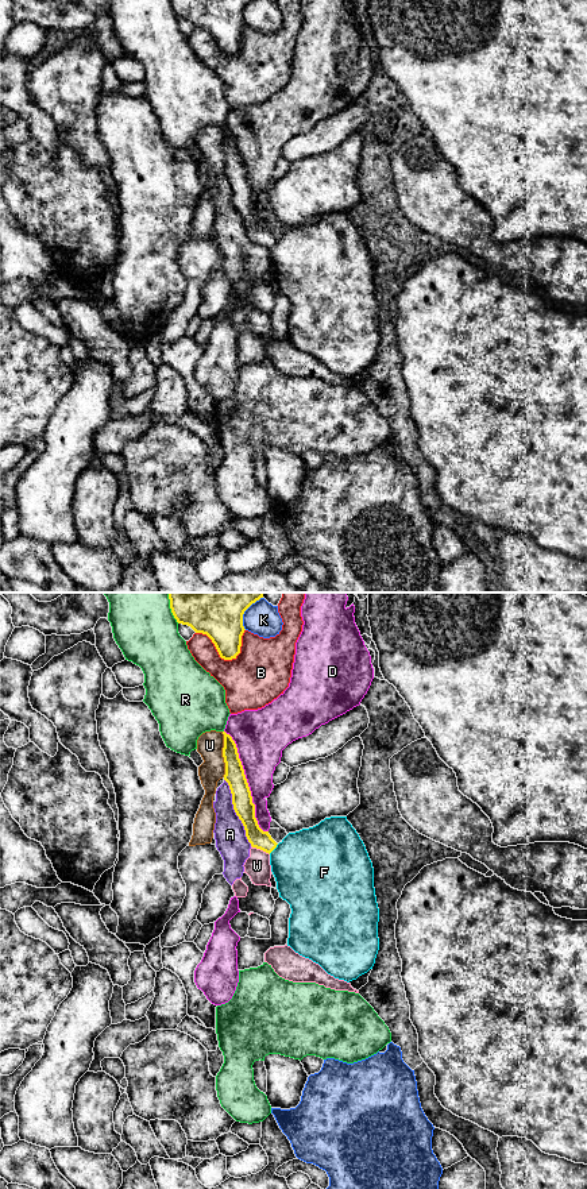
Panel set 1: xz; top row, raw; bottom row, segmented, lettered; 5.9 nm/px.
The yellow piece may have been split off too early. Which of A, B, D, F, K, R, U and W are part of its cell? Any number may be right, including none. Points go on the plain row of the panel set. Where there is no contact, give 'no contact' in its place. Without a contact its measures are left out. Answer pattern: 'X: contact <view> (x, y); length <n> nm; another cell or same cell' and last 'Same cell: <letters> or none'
A: contact xz (235, 207); length 440 nm; another cell
B: contact xz (217, 46); length 300 nm; another cell
D: contact xz (247, 178); length 650 nm; another cell
F: contact xz (273, 244); length 90 nm; another cell
K: contact xz (242, 12); length 160 nm; another cell
R: contact xz (173, 10); length 130 nm; another cell
U: contact xz (223, 150); length 280 nm; another cell
W: contact xz (261, 244); length 130 nm; another cell
Same cell: none

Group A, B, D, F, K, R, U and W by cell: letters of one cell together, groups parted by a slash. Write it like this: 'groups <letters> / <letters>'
groups A W / B / D / F / K / R / U

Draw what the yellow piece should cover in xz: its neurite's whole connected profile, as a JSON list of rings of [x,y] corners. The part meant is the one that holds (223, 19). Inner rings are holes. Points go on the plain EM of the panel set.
[[[170,0],[178,19],[206,30],[224,55],[240,49],[243,9],[251,0]]]

